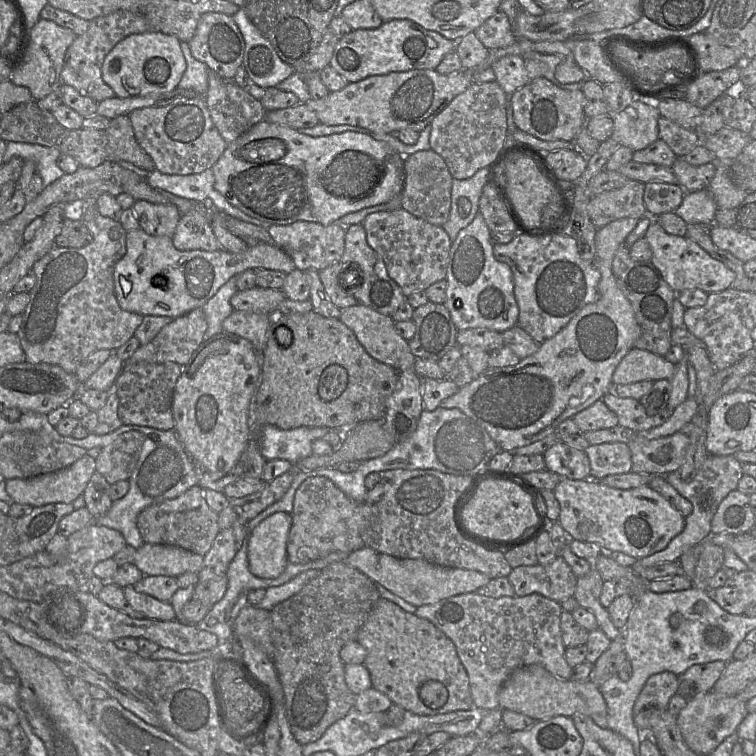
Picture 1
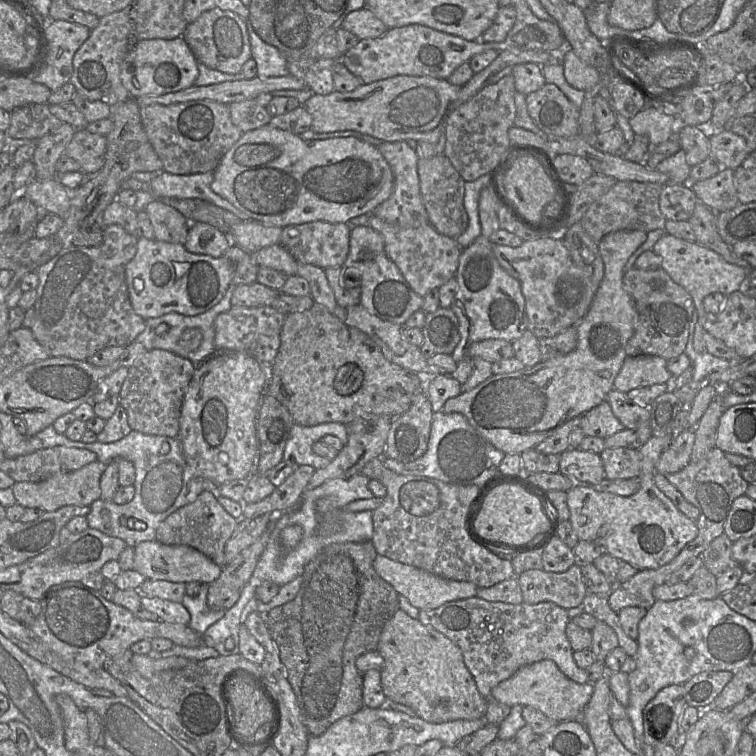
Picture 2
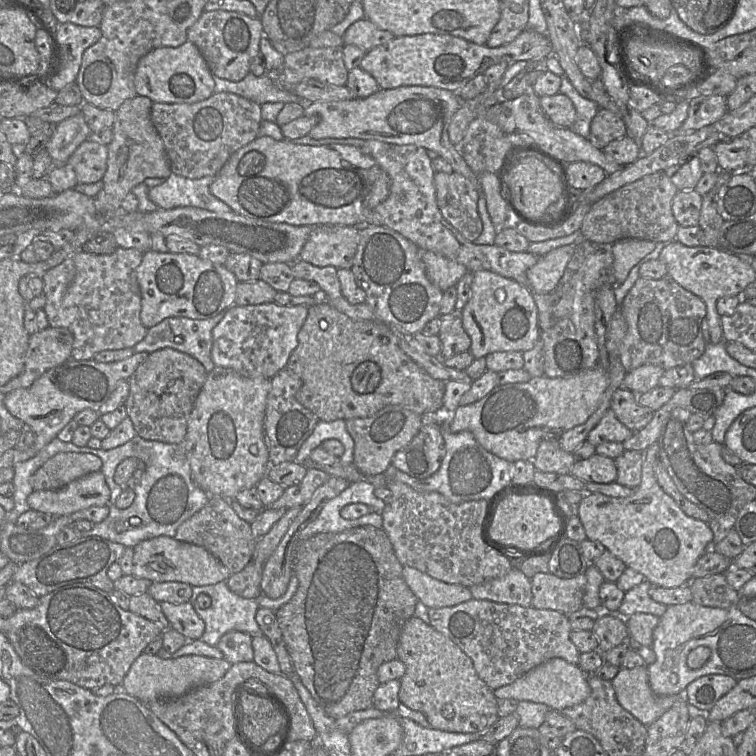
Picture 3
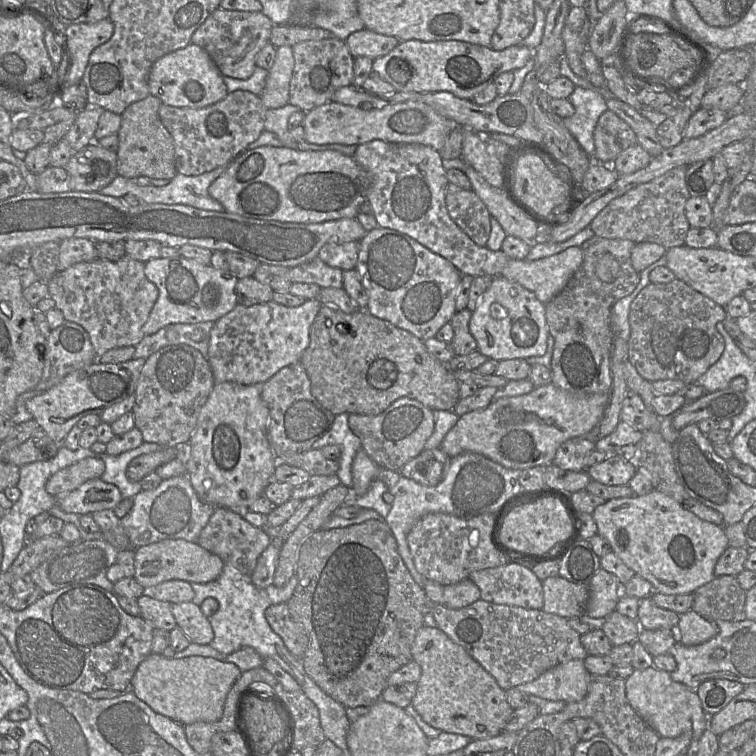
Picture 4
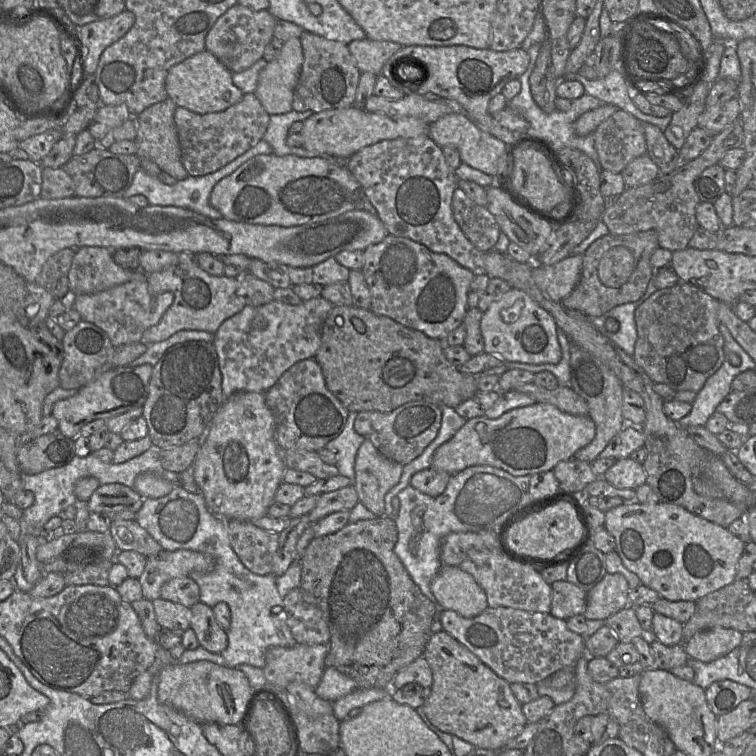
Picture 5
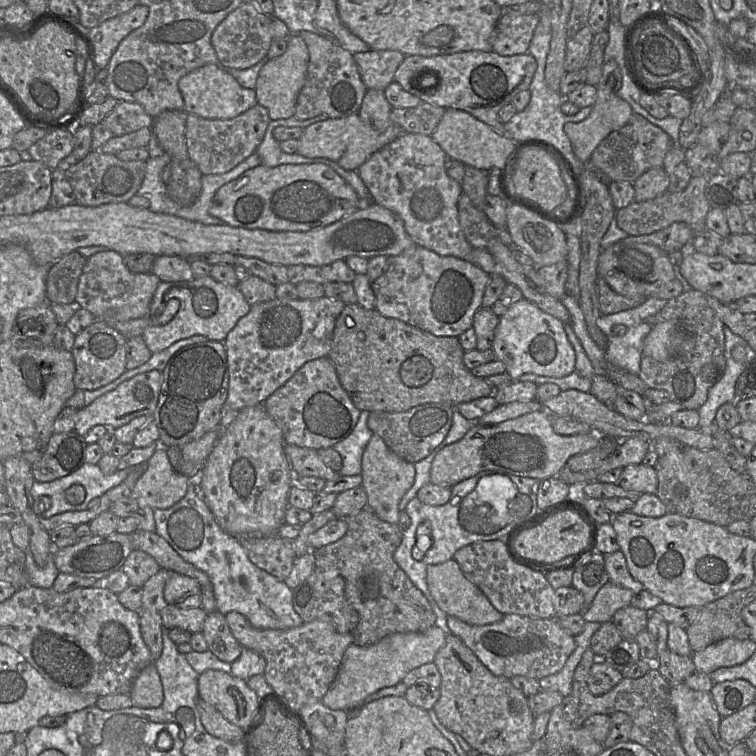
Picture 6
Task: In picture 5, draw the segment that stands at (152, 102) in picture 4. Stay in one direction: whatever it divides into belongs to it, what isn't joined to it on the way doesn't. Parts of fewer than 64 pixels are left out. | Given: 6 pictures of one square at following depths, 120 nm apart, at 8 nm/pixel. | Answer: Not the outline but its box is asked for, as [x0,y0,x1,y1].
[134,98,189,180]

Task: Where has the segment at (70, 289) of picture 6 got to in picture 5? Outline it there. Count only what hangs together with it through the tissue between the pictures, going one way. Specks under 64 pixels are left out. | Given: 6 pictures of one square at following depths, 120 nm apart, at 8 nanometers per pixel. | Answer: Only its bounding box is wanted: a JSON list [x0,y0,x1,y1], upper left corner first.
[35,248,75,300]

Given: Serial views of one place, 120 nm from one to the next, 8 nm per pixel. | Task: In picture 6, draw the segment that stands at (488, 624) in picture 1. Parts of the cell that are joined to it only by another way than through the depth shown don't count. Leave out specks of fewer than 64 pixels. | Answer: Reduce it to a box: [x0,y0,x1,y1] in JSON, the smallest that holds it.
[447,614,576,680]

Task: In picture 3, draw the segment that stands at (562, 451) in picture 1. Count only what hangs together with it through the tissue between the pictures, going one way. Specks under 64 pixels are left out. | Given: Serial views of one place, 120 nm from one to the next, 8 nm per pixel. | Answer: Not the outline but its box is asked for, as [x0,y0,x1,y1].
[570,454,617,483]

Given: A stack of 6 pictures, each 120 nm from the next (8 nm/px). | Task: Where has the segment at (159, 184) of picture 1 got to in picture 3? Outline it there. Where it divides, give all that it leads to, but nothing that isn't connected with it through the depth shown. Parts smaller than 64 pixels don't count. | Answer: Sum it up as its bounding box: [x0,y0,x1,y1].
[148,173,231,213]

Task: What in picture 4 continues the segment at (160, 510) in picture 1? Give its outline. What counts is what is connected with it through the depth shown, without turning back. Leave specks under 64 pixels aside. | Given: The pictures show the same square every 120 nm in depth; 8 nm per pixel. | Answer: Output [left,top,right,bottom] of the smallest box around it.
[196,507,272,575]

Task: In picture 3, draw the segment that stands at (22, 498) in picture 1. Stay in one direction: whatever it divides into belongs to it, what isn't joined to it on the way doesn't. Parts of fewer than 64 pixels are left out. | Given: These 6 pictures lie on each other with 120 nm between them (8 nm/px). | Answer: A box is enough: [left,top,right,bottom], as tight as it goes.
[28,471,111,515]

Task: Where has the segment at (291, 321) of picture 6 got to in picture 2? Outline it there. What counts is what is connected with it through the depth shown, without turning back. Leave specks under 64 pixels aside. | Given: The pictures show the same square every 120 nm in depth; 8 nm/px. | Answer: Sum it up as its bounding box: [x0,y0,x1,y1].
[214,306,286,367]

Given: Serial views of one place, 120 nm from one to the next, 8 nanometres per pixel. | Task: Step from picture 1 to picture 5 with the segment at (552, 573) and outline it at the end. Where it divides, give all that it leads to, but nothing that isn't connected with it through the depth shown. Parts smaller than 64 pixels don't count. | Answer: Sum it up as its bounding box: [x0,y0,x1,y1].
[550,580,587,618]

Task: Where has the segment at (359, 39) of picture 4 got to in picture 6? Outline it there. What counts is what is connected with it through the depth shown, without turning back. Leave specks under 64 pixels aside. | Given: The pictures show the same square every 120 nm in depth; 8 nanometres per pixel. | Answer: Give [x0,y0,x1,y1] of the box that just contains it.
[353,50,405,90]

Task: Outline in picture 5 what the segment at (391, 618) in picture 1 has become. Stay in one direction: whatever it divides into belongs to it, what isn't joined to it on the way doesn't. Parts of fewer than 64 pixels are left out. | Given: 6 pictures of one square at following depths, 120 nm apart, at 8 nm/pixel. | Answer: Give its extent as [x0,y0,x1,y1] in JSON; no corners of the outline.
[422,630,528,750]

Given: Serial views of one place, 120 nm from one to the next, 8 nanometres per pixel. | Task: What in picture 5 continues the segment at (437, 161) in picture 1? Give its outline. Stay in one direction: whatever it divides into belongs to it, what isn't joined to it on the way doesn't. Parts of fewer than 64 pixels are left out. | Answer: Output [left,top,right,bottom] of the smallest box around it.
[452,187,500,252]

